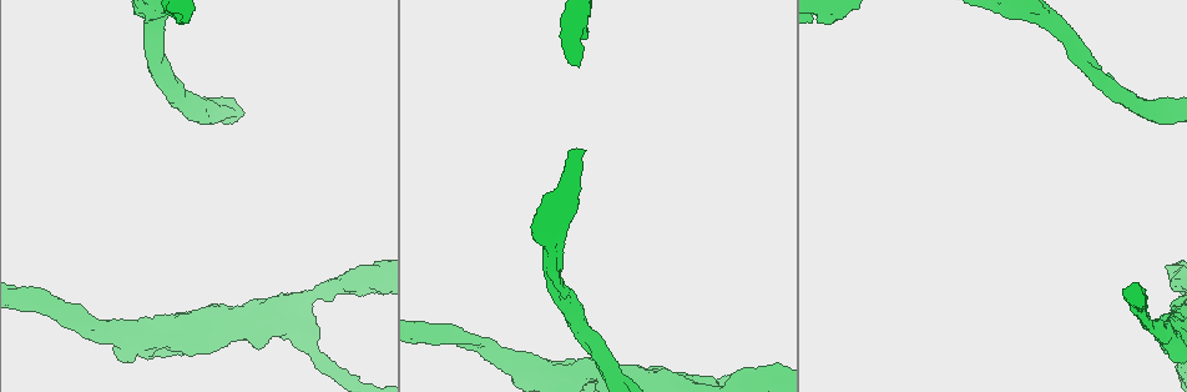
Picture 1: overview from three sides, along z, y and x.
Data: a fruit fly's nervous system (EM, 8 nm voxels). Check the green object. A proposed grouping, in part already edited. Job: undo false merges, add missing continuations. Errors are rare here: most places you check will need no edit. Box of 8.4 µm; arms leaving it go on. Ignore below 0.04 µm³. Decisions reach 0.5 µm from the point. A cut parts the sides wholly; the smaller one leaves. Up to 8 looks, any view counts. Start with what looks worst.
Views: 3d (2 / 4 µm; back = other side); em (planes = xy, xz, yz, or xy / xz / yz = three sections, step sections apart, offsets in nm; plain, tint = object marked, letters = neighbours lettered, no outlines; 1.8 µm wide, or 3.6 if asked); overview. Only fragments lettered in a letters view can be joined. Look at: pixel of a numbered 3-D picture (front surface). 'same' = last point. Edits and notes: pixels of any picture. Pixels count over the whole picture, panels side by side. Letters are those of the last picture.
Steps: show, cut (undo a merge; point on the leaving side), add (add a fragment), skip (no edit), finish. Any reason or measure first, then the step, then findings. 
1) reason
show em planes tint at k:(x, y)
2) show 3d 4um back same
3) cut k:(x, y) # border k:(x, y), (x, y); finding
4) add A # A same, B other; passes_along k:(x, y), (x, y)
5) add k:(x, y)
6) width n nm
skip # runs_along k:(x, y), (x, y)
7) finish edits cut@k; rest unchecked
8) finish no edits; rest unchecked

sharp bend
show em planes letters at 1:(552, 373)

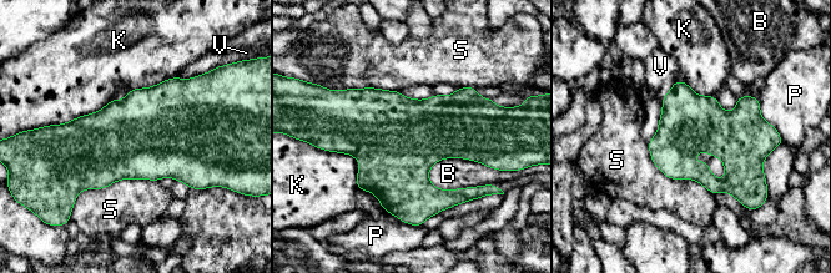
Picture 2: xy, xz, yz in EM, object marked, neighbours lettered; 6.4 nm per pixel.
skip # B other, K other, P other, S other, V other; border 2:(114, 99), (96, 111), (46, 126); continuous, no second neuron

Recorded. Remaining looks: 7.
a narrow waist
show em planes letters at 1:(1102, 86)

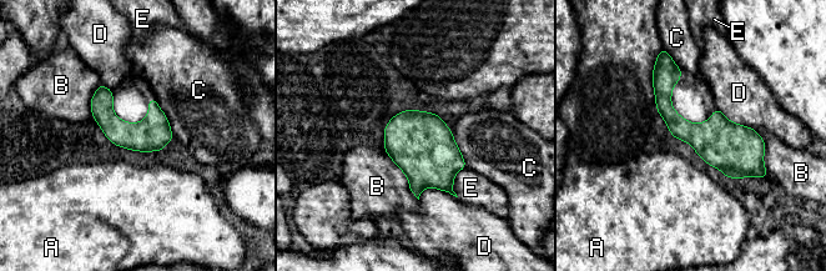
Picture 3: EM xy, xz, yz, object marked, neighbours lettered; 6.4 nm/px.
skip # A other, B other, C other, D other, E other; runs_along 3:(669, 64), (664, 109), (757, 174); all the same neuron

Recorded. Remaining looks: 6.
show em planes plain at 1:(1043, 18)

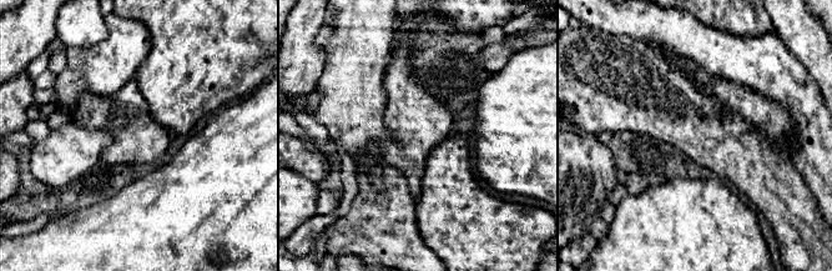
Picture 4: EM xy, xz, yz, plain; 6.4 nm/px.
show em planes letters same

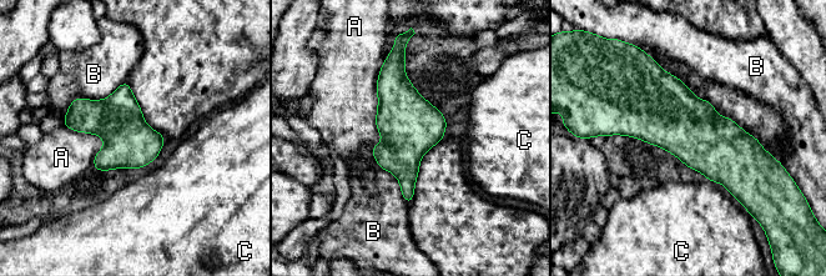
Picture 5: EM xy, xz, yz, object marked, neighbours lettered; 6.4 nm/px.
width 320 nm
skip # A other, B other, C other; border 5:(383, 64), (376, 161); all the same neuron

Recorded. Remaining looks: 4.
thick end
show em xz step 4 letters at 1:(261, 348)

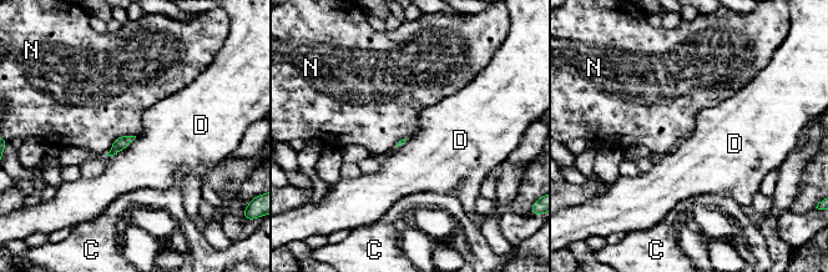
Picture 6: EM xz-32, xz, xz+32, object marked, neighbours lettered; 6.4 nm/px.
skip # C other, D other, N other; border 6:(135, 135), (119, 136), (106, 155); no lettered fragment goes on from it

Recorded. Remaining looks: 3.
finish no edits; rest unchecked

